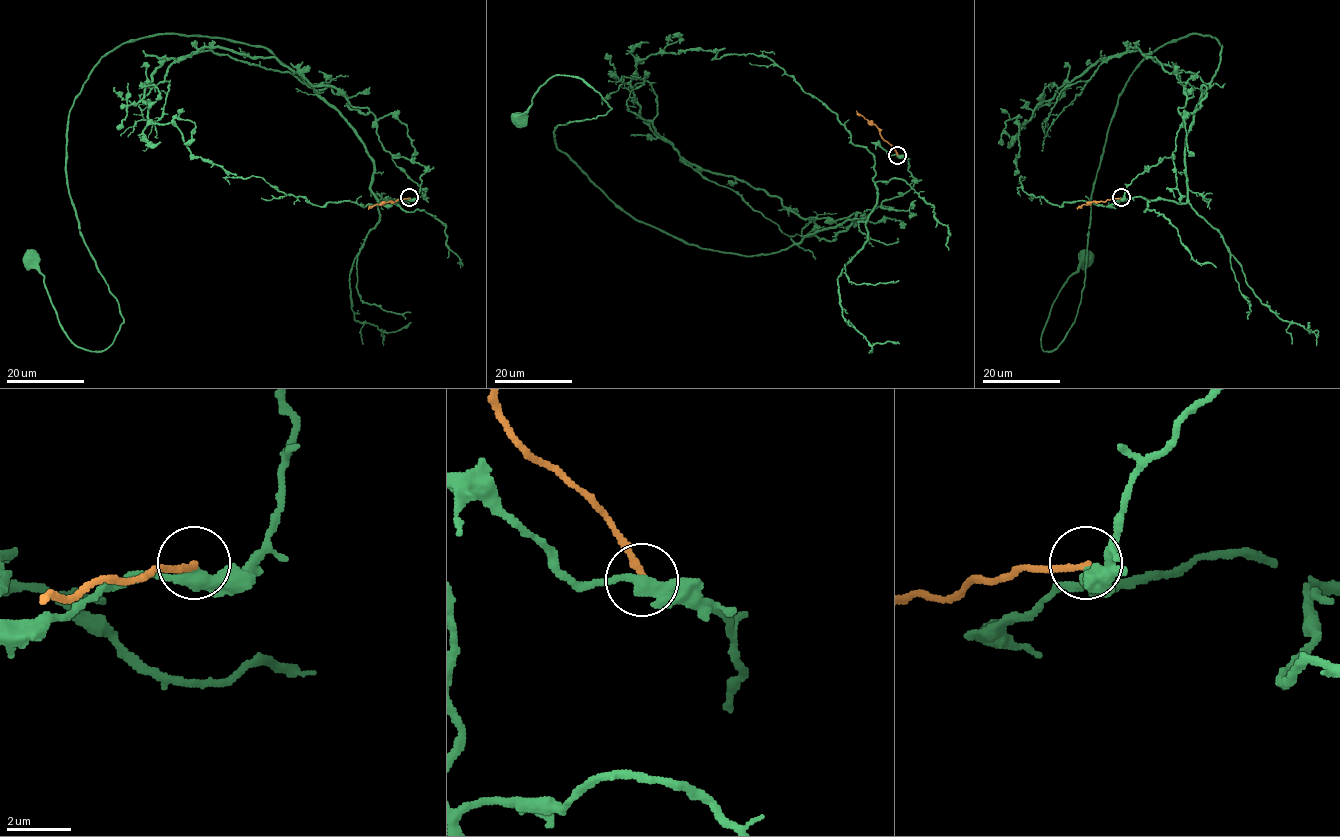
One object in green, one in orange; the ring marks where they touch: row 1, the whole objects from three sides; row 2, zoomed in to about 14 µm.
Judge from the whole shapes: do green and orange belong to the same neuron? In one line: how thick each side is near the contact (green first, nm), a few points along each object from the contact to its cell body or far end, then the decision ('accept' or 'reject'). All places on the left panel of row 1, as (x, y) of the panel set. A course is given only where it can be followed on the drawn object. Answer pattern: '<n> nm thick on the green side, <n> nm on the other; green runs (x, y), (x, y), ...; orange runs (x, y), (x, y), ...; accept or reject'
380 nm thick on the green side, 200 nm on the other; green runs (409, 198), (425, 167), (371, 113), (162, 33), (70, 111), (105, 349), (30, 259); orange runs (409, 198), (368, 208); reject

